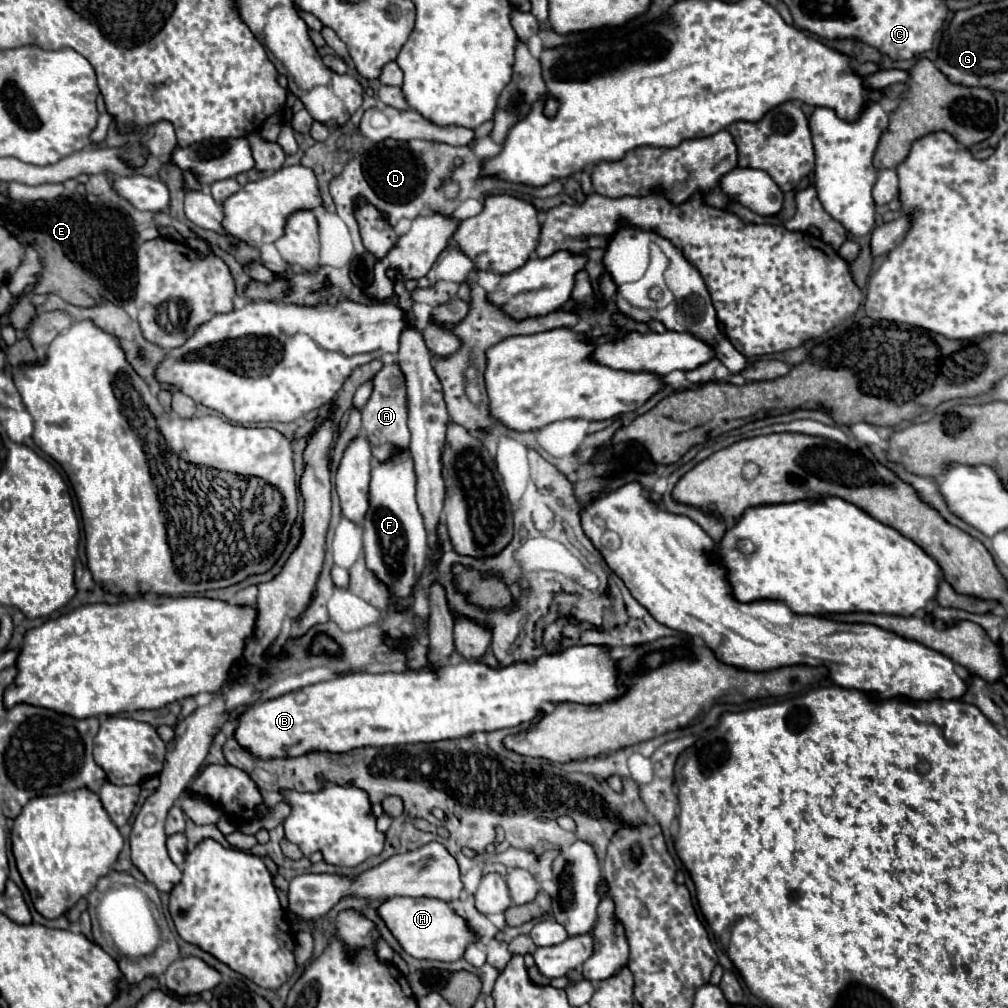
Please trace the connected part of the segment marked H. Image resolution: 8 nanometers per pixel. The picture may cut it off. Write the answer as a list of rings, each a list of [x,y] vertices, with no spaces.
[[[389,898],[385,904],[381,904],[379,914],[403,946],[403,950],[409,952],[413,958],[453,962],[463,958],[465,948],[477,938],[467,920],[463,920],[447,902],[441,902],[437,898]]]

